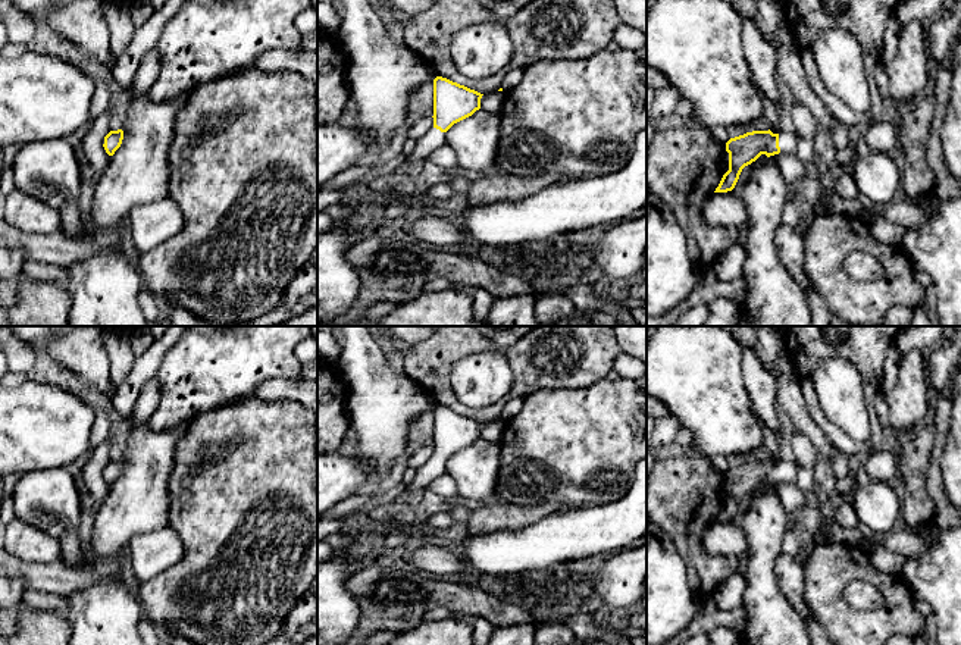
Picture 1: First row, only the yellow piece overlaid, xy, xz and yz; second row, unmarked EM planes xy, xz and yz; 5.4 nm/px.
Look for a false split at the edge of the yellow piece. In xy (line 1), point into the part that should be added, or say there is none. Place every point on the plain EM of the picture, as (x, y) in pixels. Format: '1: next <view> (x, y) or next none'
1: next none

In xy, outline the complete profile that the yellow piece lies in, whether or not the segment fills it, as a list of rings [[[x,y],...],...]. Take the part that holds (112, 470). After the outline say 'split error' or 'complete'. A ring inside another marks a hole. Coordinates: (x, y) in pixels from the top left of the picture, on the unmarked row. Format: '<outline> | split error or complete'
[[[118,458],[118,460],[110,460],[106,466],[104,466],[104,479],[109,485],[113,485],[115,480],[120,476],[123,469],[123,460]]] | complete

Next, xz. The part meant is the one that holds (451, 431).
[[[447,407],[433,408],[433,457],[416,470],[413,482],[395,504],[398,513],[407,513],[408,502],[428,489],[428,485],[445,473],[445,461],[457,451],[480,438],[483,423]]] | split error

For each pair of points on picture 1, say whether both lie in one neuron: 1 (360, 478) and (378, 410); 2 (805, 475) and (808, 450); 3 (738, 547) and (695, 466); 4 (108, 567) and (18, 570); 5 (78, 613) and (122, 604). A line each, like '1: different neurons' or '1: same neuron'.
1: different neurons
2: same neuron
3: different neurons
4: same neuron
5: same neuron

